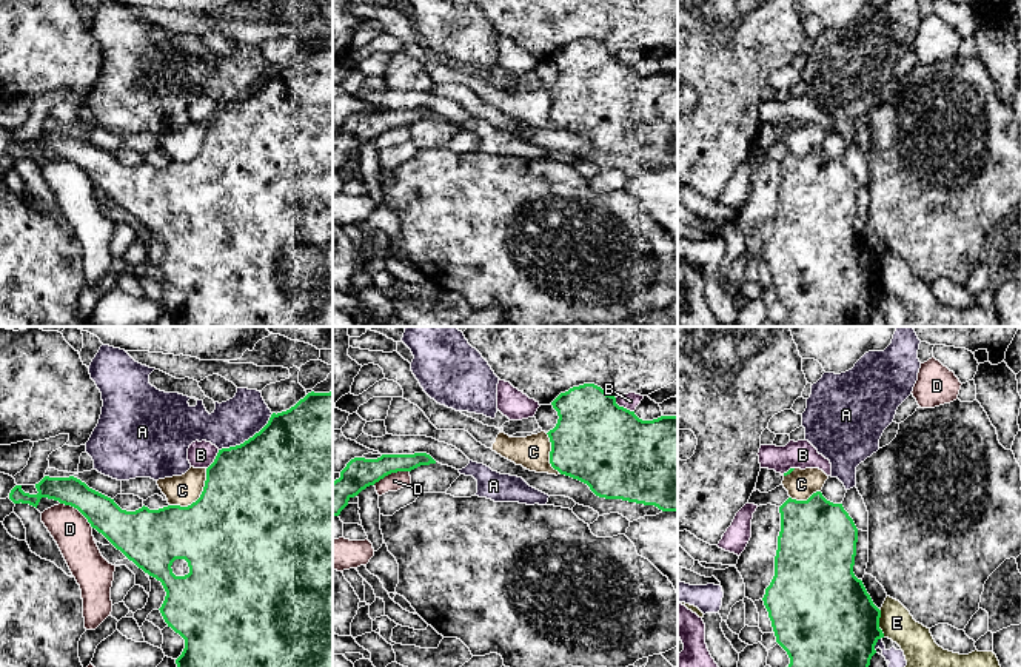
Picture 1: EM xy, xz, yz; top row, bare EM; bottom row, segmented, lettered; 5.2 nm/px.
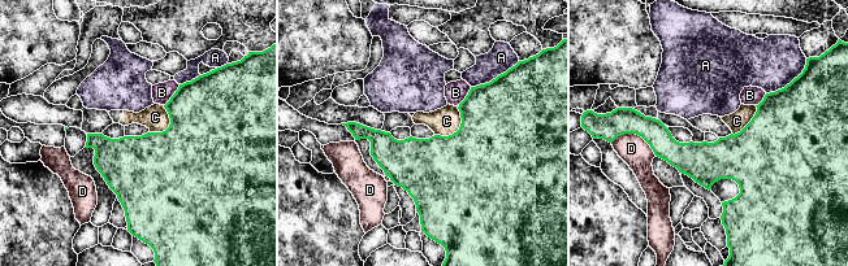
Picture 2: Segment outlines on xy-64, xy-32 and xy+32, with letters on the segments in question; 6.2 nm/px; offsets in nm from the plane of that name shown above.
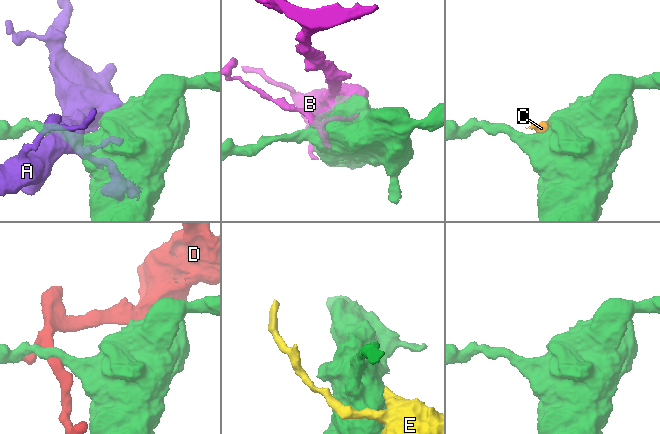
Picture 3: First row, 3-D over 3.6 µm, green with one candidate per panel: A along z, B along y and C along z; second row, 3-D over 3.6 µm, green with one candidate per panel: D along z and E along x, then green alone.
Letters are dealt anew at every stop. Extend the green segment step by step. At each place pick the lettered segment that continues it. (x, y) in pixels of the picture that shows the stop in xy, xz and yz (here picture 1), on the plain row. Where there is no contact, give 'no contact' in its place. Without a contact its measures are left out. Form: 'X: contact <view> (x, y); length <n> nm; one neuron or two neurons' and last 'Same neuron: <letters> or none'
A: contact xy (248, 94); length 340 nm; two neurons
B: contact xz (622, 62); length 130 nm; two neurons
C: contact xy (199, 153); length 280 nm; two neurons
D: contact xy (77, 164); length 220 nm; two neurons
E: contact yz (878, 279); length 150 nm; two neurons
Same neuron: none

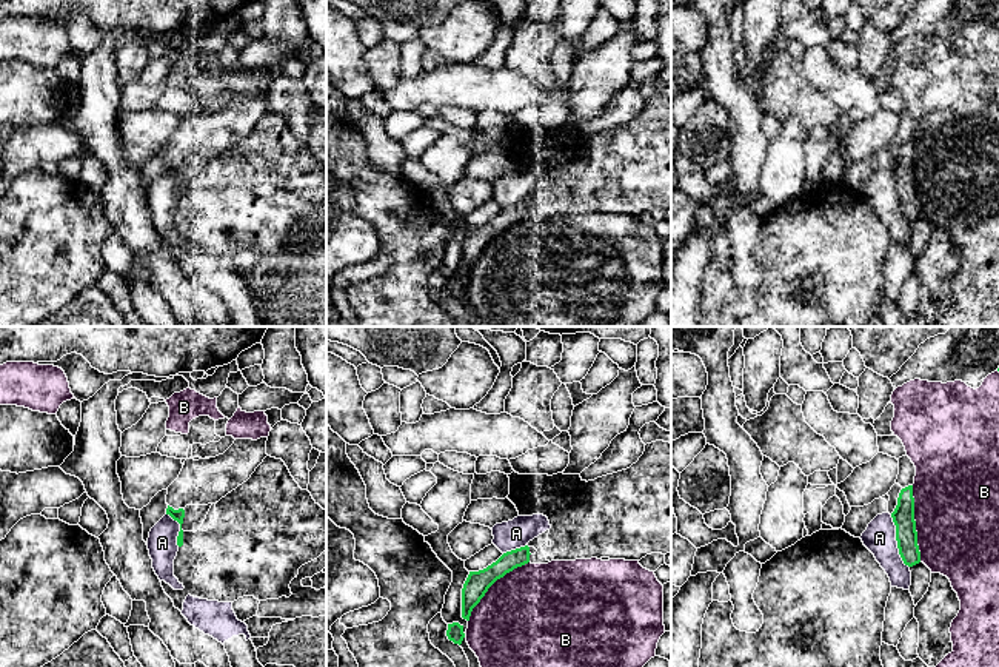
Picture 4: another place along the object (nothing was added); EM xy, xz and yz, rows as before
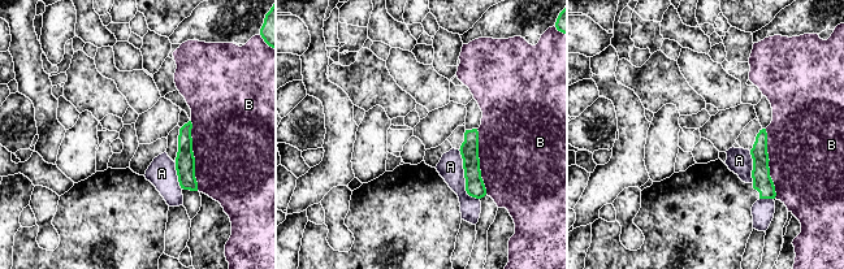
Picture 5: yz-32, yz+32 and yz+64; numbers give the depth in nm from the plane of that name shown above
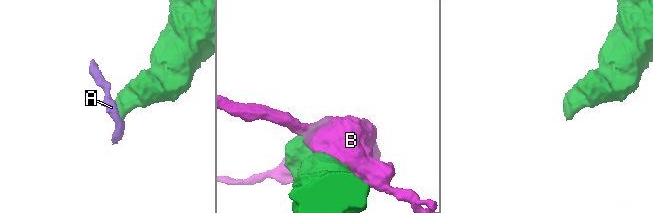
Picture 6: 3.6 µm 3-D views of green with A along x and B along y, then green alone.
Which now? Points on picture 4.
A: contact yz (896, 194); length 300 nm; one neuron
B: contact yz (915, 179); length 400 nm; two neurons
Same neuron: A

